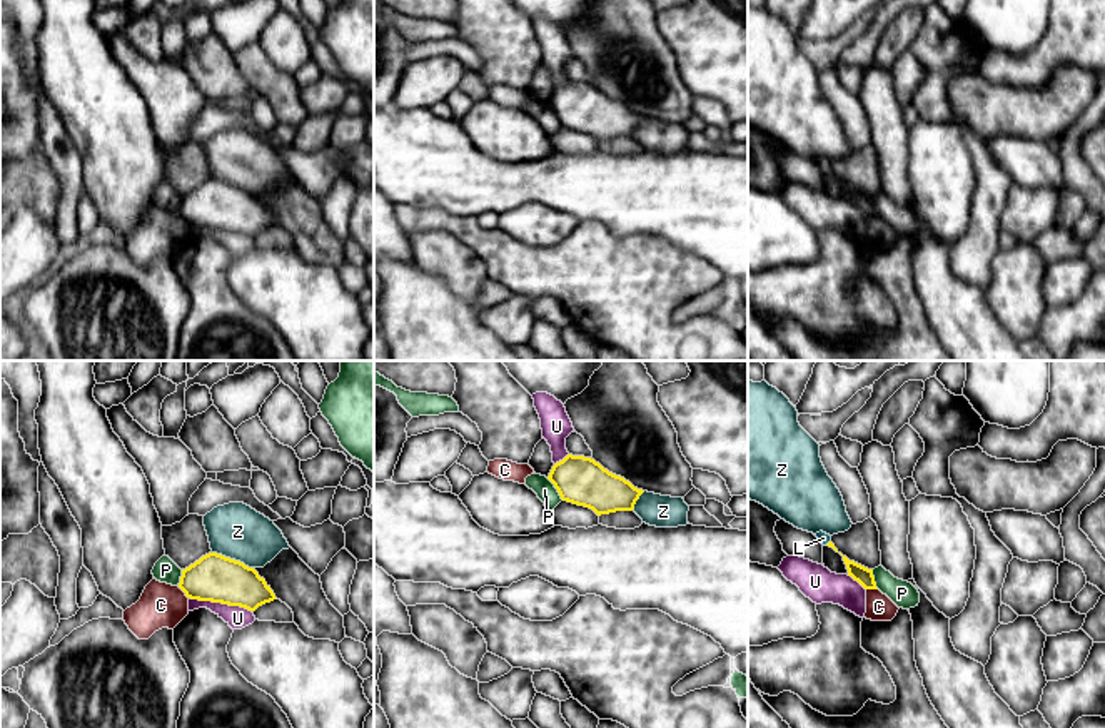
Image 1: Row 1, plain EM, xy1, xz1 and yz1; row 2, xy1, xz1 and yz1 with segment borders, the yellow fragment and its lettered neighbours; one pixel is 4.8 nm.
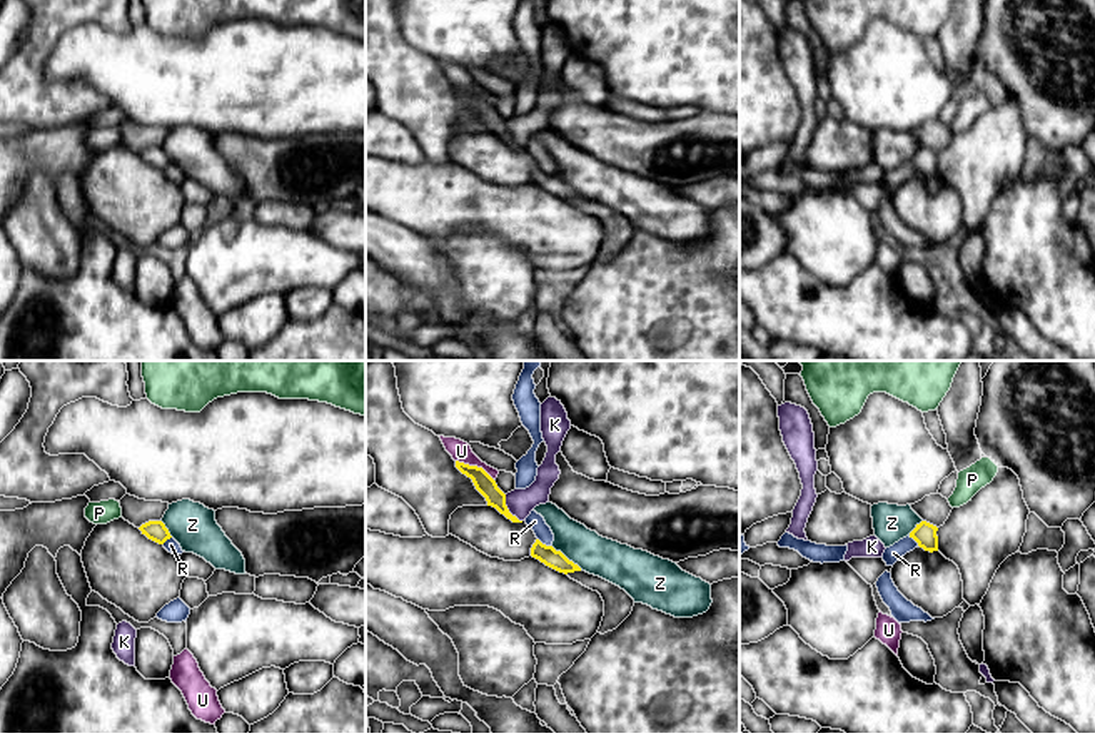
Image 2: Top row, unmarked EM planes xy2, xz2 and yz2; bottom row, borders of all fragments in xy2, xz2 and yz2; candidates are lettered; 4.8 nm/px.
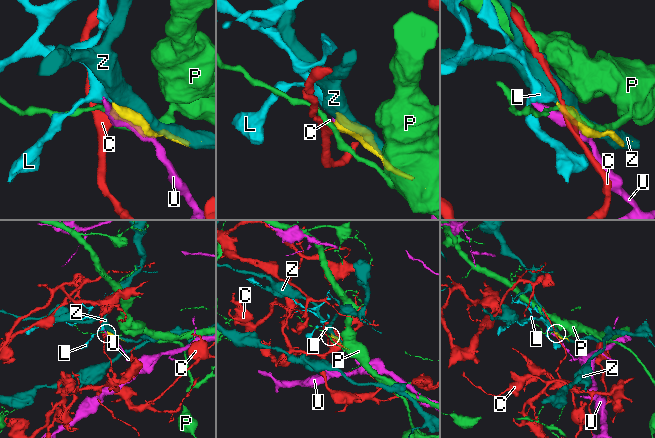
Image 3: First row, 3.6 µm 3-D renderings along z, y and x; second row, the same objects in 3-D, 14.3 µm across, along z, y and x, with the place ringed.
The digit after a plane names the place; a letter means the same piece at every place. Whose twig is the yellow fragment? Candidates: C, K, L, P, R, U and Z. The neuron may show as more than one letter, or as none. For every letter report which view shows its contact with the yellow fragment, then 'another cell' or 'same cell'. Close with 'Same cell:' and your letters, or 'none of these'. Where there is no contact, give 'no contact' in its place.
C: xy1 | another cell
K: xz2 | another cell
L: yz1 | same cell
P: xz1 | another cell
R: xz2 | another cell
U: xy1 | another cell
Z: xy1 | another cell
Same cell: L

